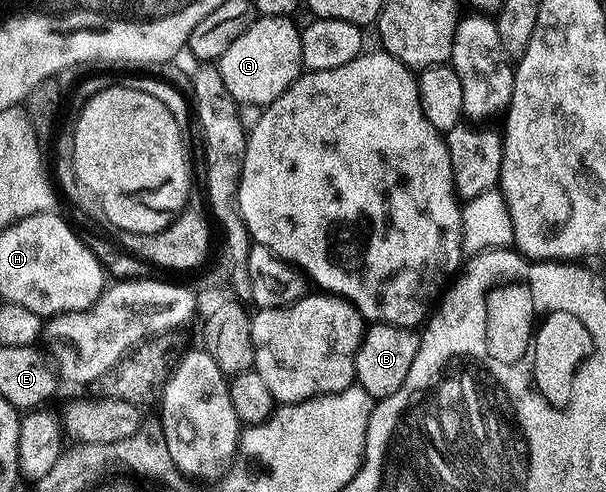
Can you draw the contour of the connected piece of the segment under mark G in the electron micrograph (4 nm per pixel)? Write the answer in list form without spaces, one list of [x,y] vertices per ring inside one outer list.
[[[257,17],[226,48],[226,52],[218,60],[221,78],[225,82],[228,94],[236,103],[254,104],[261,107],[268,106],[275,98],[282,96],[286,88],[302,73],[304,61],[302,60],[302,44],[300,43],[299,25],[292,23],[291,17],[266,18]]]

